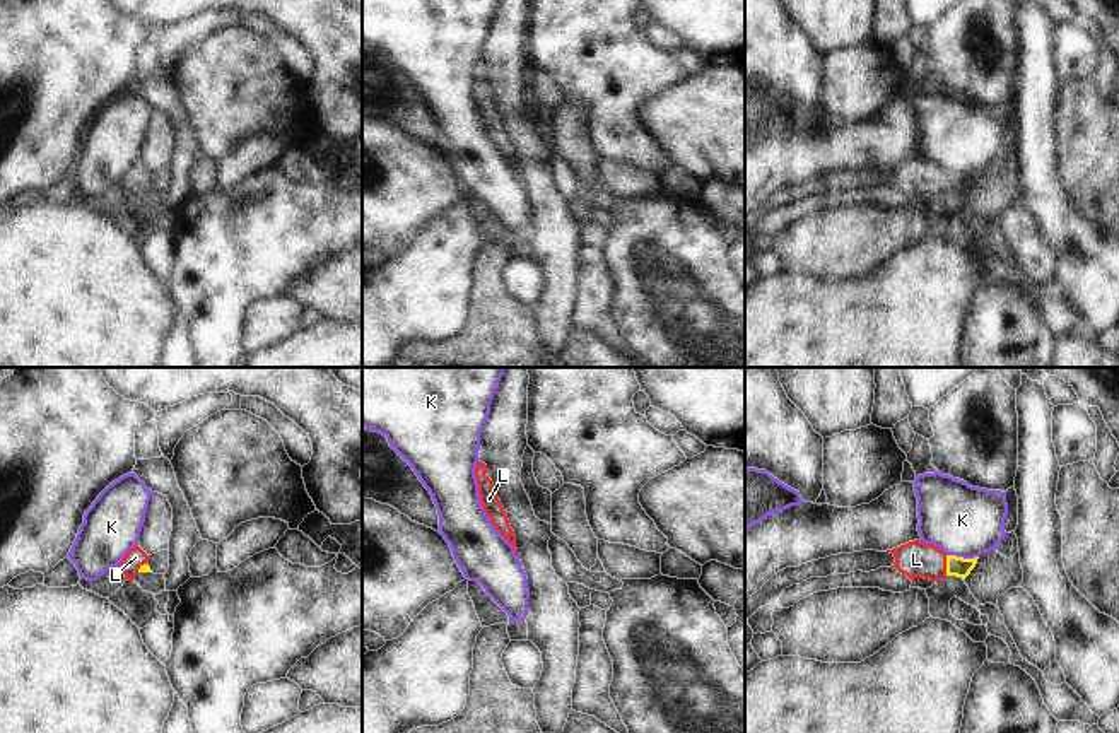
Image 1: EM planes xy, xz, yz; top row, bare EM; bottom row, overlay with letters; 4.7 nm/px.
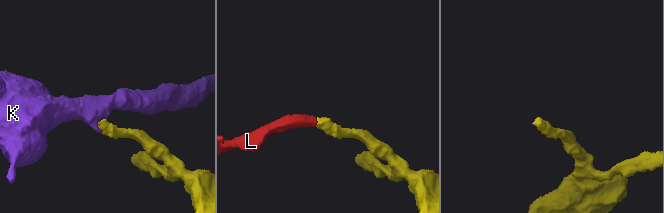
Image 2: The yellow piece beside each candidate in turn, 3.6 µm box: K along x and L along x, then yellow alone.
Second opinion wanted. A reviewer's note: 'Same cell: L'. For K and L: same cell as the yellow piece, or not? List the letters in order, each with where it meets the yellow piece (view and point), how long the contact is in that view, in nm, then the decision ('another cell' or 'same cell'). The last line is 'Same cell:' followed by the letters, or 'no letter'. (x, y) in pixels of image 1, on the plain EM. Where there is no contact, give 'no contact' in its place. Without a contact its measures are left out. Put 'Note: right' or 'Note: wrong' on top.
Note: right
K: meets yellow in yz at (962, 175); contact 150 nm long; another cell
L: meets yellow in yz at (947, 183); contact 100 nm long; same cell
Same cell: L

